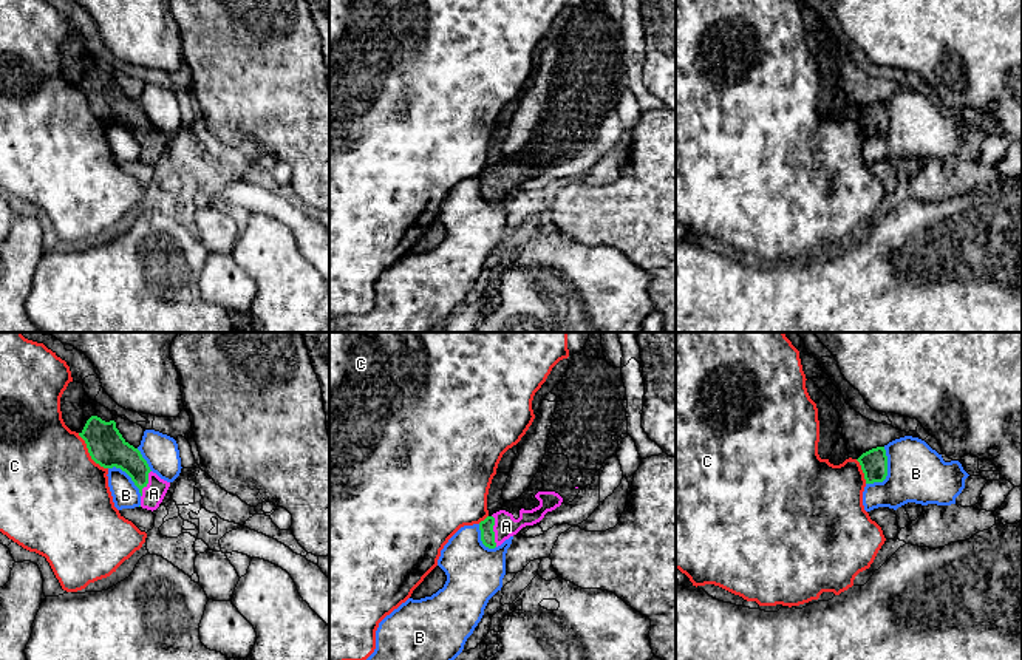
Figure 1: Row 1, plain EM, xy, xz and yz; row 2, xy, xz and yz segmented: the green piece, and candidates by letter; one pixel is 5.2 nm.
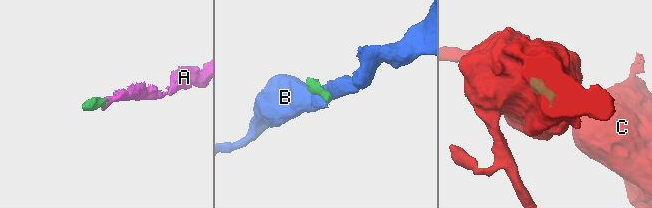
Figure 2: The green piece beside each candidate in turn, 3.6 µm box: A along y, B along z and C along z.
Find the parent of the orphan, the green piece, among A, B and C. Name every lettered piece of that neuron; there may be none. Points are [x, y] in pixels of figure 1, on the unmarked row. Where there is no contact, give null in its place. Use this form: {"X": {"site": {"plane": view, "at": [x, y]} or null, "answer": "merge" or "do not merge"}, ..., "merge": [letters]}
{"A": {"site": {"plane": "xz", "at": [492, 184]}, "answer": "merge"}, "B": {"site": {"plane": "yz", "at": [886, 125]}, "answer": "do not merge"}, "C": {"site": {"plane": "xy", "at": [88, 105]}, "answer": "do not merge"}, "merge": ["A"]}

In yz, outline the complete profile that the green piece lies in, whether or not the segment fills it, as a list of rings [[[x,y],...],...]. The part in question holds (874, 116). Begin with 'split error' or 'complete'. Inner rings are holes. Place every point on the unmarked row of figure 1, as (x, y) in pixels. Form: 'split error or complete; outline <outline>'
complete; outline [[[884,100],[872,102],[857,113],[864,127],[866,138],[883,136],[887,130],[887,110]]]

